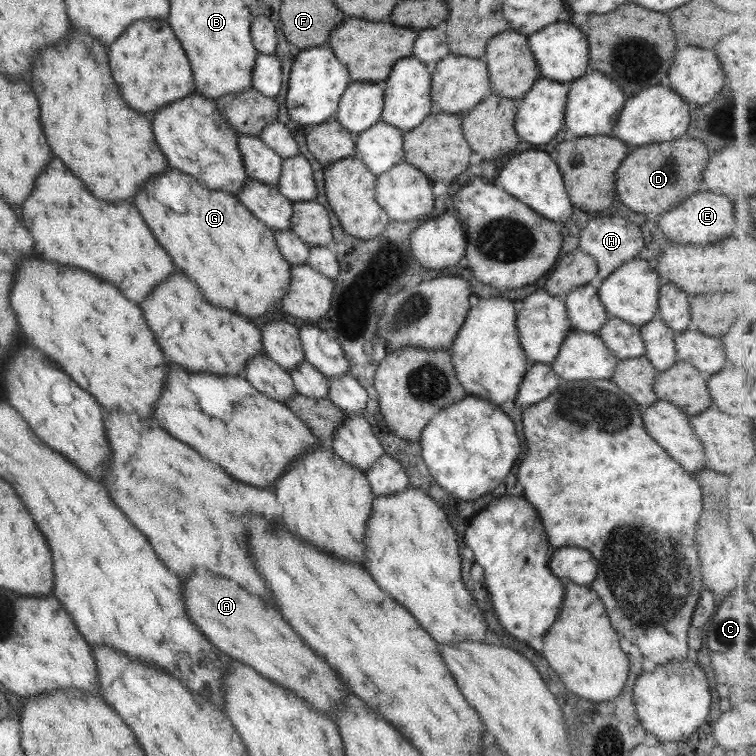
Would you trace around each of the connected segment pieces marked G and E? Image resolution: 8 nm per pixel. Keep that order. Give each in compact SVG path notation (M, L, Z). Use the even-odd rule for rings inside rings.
M169 170L169 184L159 182L159 190L153 184L153 178L143 182L139 194L133 196L135 208L143 216L145 224L153 232L155 240L163 246L163 250L171 256L173 264L191 278L205 300L213 306L223 306L235 314L251 321L256 316L279 310L279 298L287 290L290 276L290 264L281 257L275 245L274 231L267 225L254 218L240 200L223 190L207 190L195 178L185 176L177 170Z
M697 192L683 200L679 208L673 208L660 215L658 228L663 233L667 242L681 242L681 244L695 244L695 246L705 246L713 244L717 240L725 239L731 232L733 226L739 226L739 222L733 222L733 204L729 198L711 192Z

